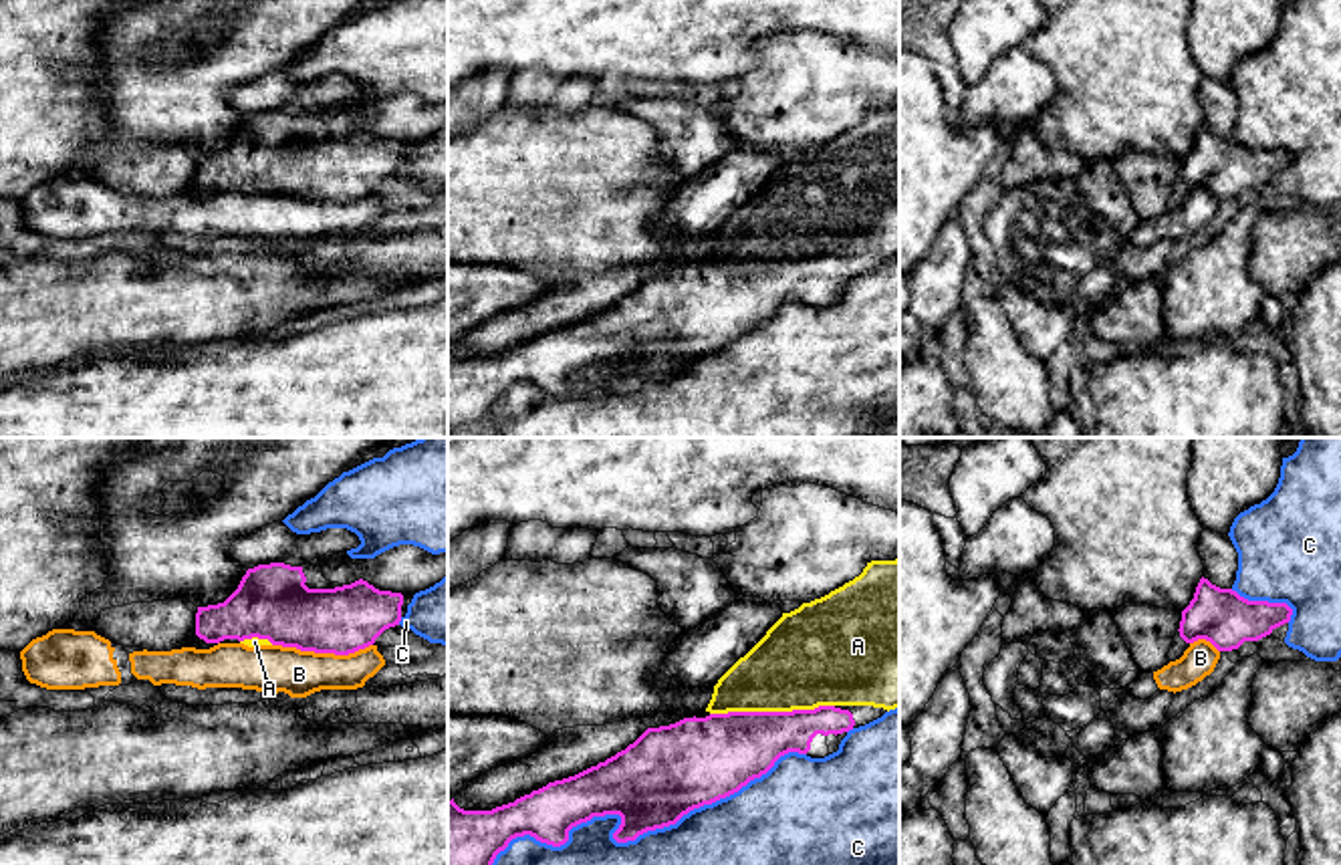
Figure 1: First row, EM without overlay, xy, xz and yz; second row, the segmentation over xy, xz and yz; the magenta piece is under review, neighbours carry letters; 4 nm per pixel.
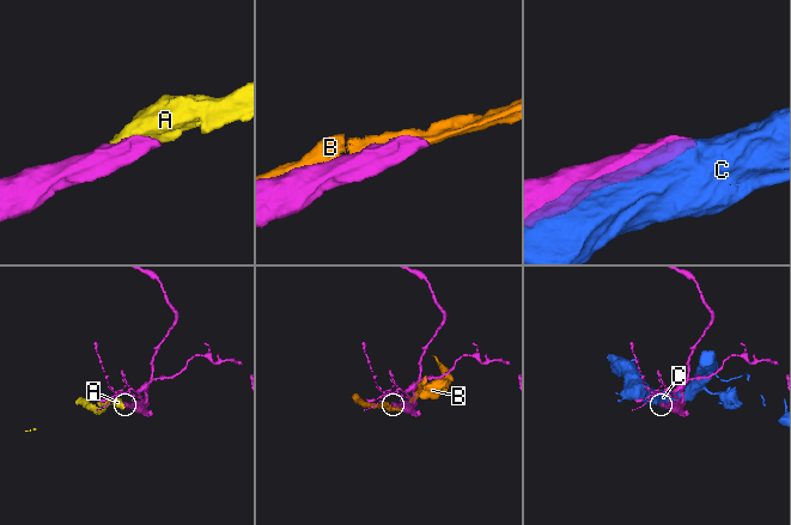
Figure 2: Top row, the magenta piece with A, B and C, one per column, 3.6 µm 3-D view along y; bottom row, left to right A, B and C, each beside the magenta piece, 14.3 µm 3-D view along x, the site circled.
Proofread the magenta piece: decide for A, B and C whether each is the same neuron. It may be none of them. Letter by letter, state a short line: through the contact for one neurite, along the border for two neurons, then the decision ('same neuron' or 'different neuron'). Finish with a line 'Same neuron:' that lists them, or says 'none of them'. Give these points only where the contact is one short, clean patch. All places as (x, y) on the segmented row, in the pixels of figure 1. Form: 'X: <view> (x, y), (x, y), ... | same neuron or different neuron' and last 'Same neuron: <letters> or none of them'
A: same neuron
B: different neuron
C: different neuron
Same neuron: A

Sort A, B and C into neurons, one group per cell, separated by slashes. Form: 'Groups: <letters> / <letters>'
Groups: A / B / C

